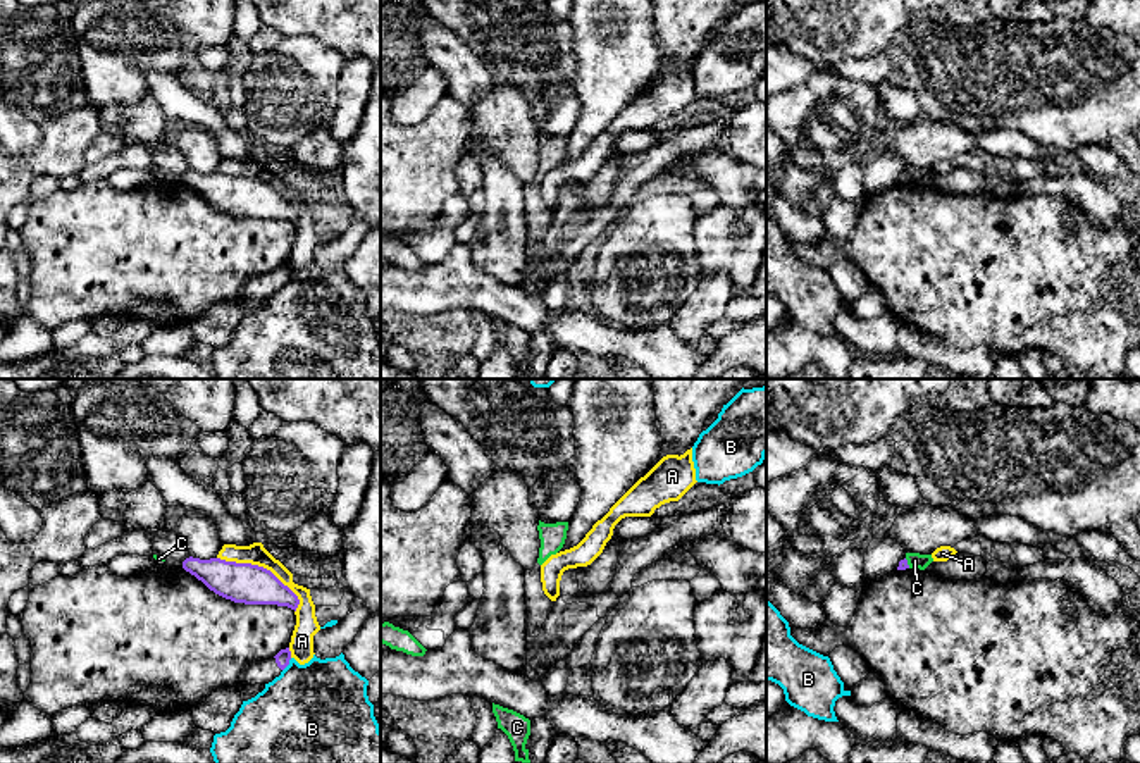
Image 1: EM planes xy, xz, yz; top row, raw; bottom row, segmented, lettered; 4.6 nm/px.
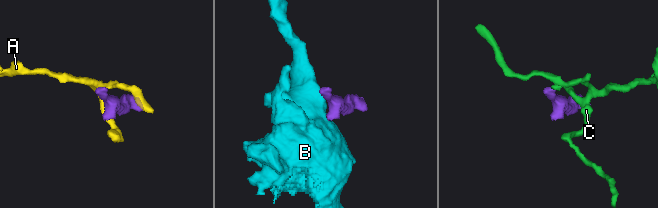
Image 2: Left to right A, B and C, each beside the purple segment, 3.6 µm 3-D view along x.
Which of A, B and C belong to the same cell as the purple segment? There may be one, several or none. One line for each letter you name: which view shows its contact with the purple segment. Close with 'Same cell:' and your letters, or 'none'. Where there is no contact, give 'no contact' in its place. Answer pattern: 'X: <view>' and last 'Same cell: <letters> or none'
Same cell: none

